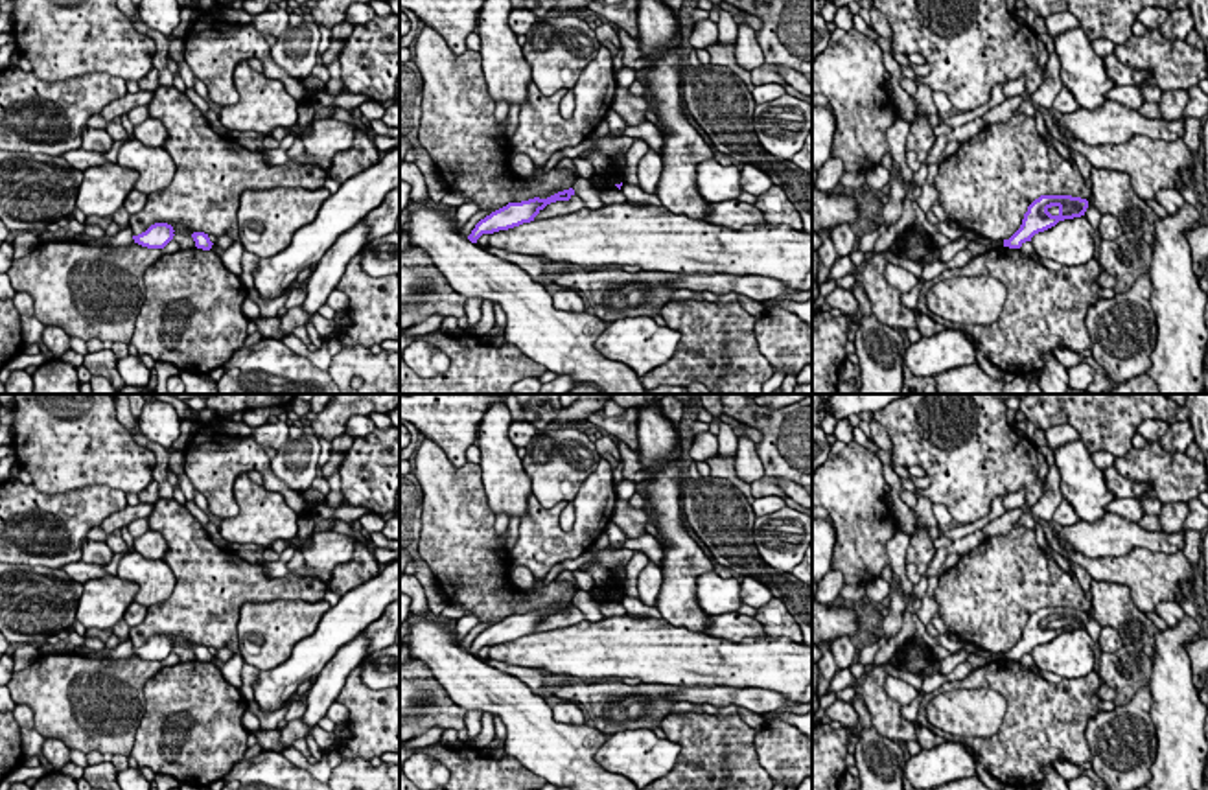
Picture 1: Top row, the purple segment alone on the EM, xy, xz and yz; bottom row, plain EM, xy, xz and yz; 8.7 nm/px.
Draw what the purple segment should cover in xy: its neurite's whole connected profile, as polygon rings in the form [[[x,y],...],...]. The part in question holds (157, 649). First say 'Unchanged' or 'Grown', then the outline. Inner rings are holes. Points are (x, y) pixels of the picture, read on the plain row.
Unchanged. [[[155,635],[145,645],[133,648],[134,656],[147,661],[164,661],[173,652],[173,639],[168,635]]]

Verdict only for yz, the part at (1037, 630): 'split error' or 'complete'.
complete

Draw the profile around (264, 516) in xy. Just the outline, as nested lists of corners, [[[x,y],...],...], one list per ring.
[[[249,473],[234,482],[238,516],[221,519],[219,534],[230,543],[254,543],[269,549],[276,540],[293,541],[298,516],[278,492],[250,481]]]

